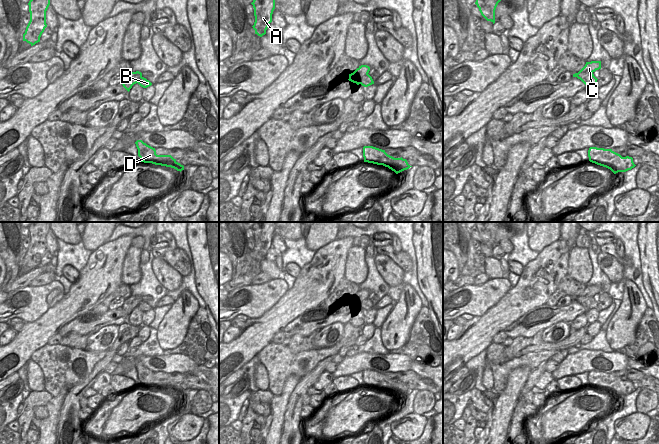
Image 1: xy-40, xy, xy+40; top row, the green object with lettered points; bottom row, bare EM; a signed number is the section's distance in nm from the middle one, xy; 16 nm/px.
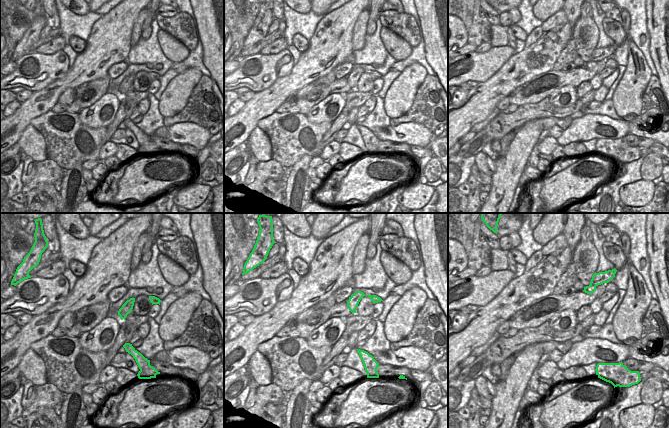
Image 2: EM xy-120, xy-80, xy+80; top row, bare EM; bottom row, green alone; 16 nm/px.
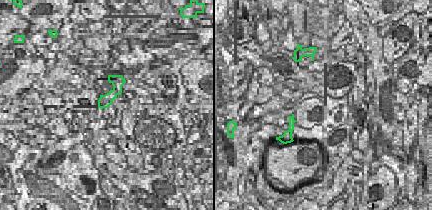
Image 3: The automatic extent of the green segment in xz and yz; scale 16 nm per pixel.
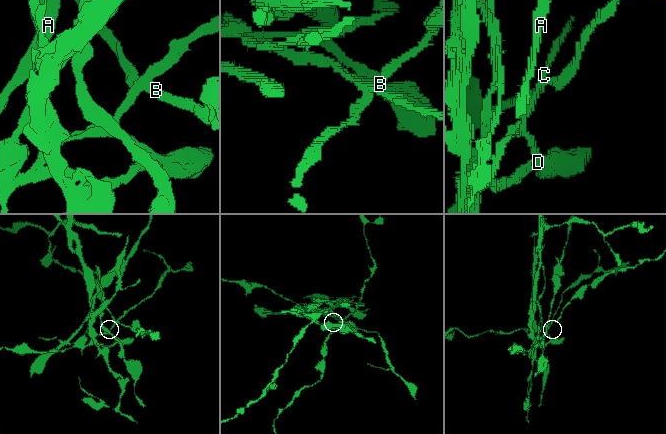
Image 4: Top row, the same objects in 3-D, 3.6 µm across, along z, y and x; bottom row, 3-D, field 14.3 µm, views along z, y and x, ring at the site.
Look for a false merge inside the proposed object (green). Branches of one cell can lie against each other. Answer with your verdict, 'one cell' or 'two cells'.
two cells

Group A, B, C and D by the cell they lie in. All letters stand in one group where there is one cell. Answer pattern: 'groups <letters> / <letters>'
groups A C D / B

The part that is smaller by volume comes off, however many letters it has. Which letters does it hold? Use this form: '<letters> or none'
B

